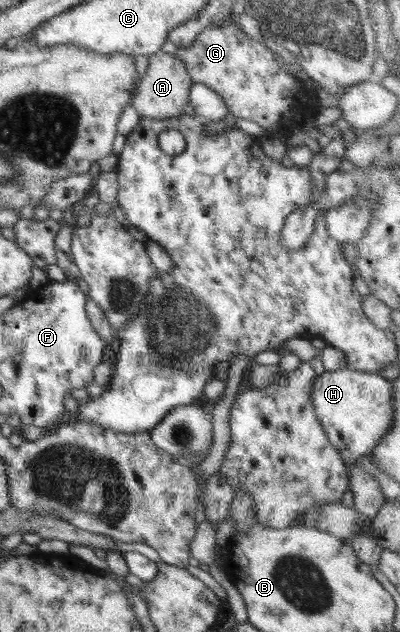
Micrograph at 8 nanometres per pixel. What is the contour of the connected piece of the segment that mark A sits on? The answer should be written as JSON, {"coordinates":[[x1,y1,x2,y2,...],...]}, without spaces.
{"coordinates":[[157,50,149,55,146,74,139,78,131,105,141,117,168,119,184,115,183,109,189,102,190,87,194,84,186,72,185,63,174,54]]}

